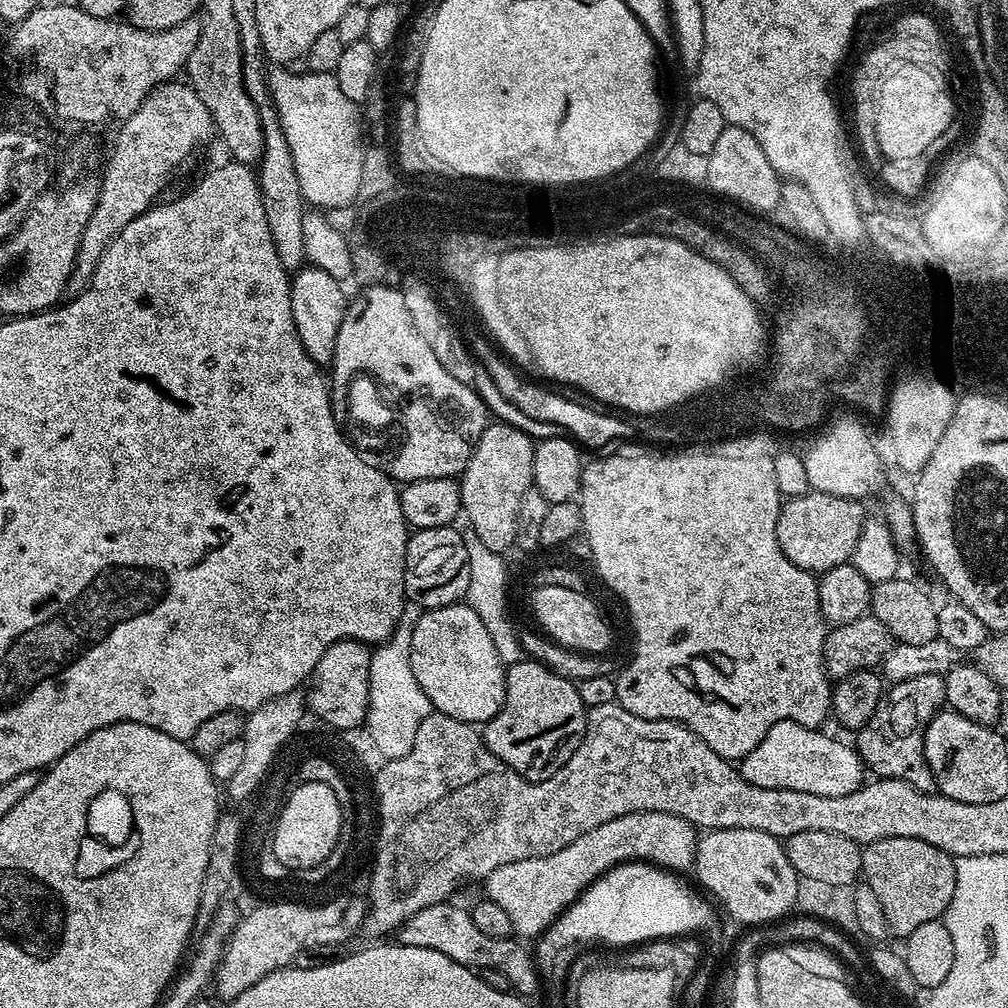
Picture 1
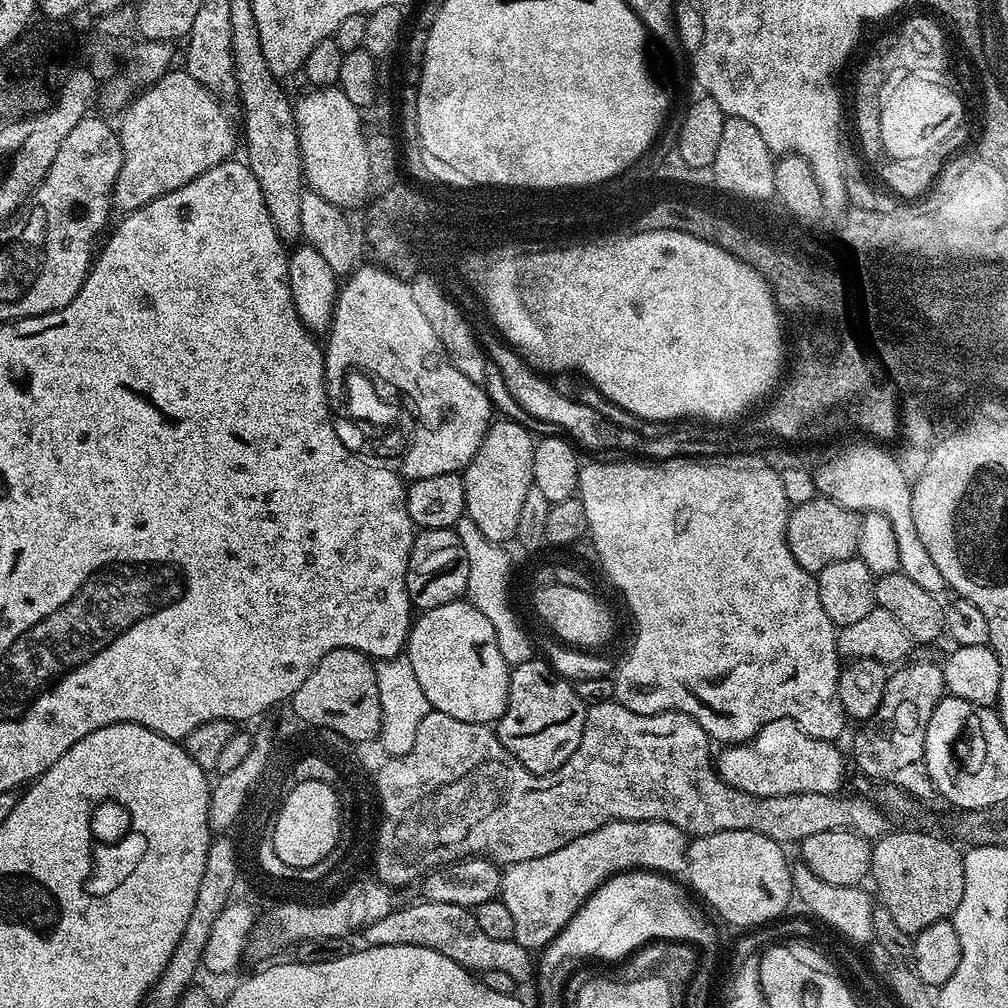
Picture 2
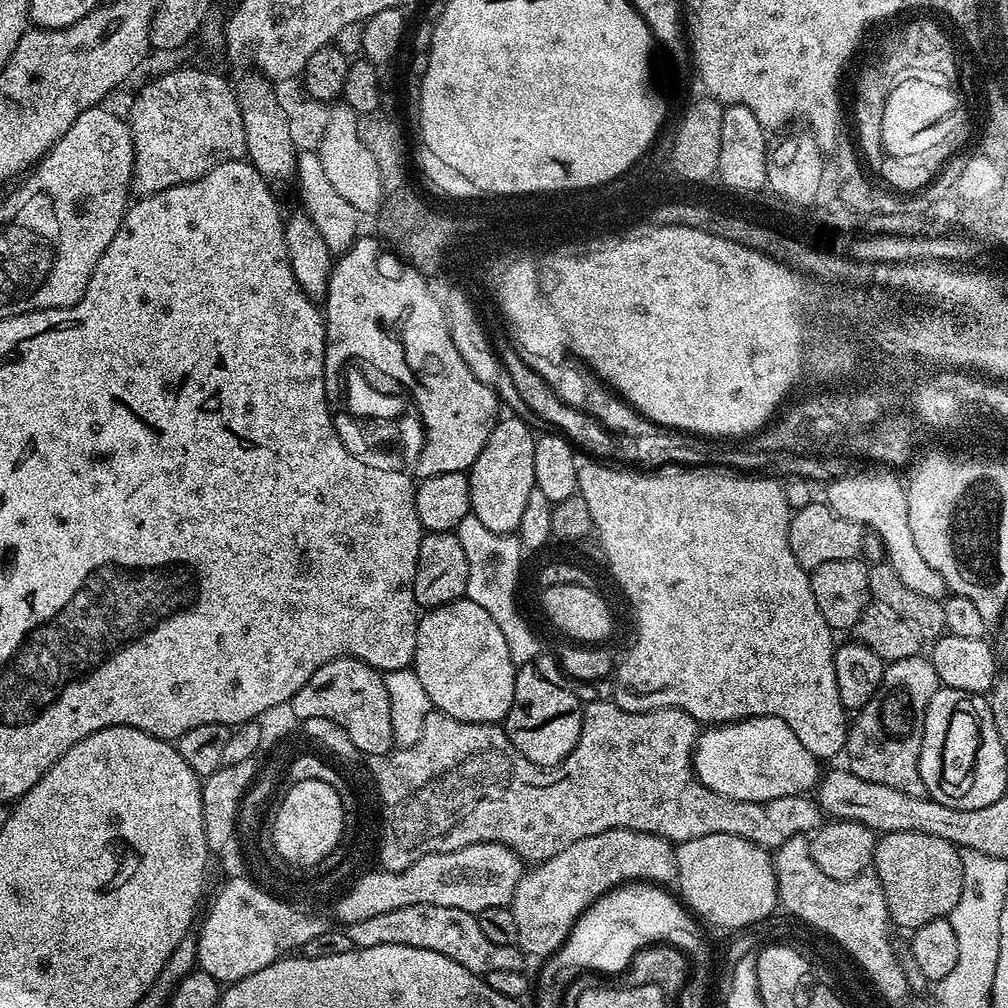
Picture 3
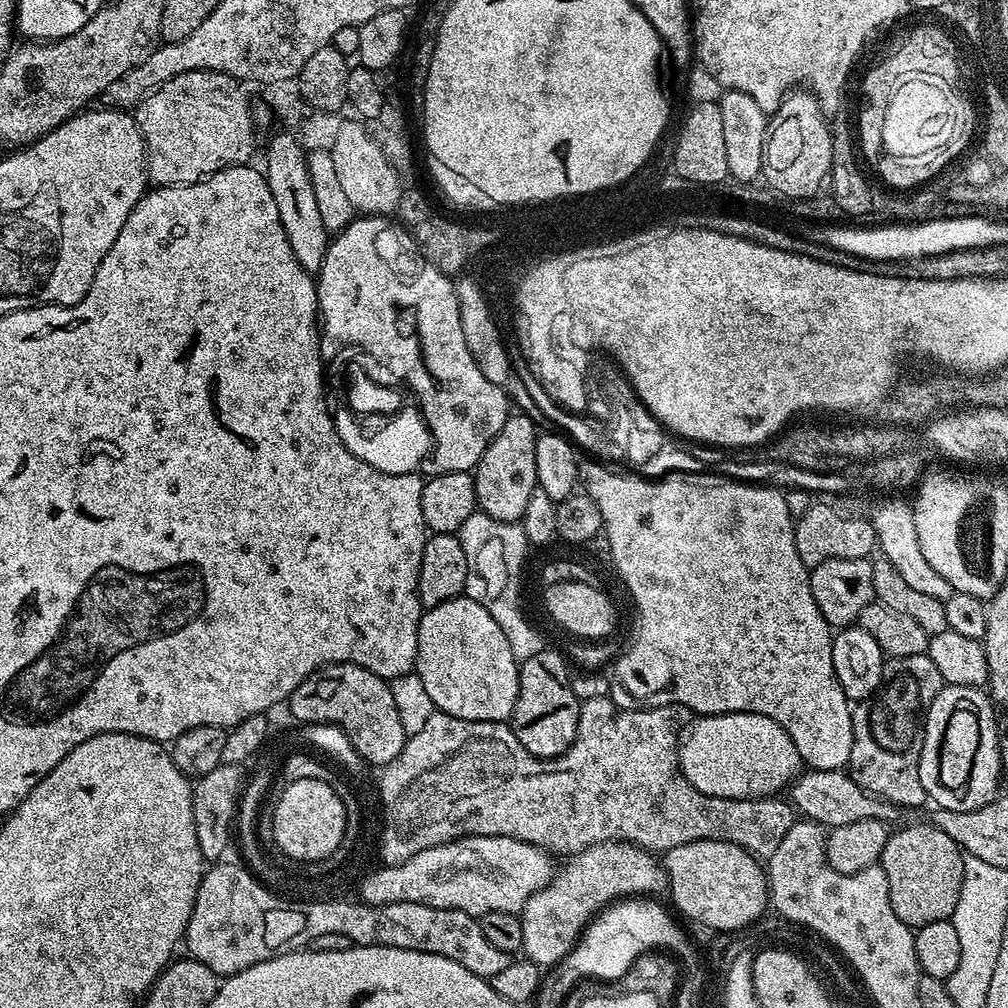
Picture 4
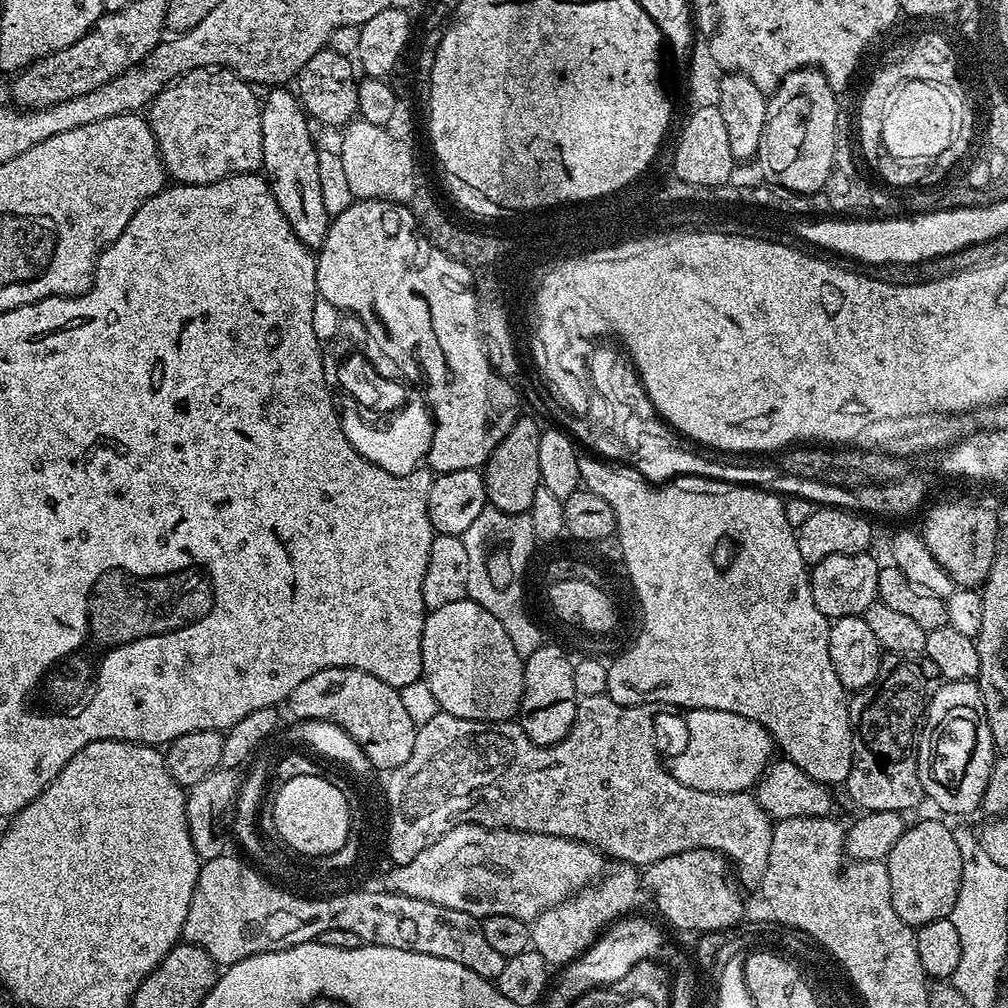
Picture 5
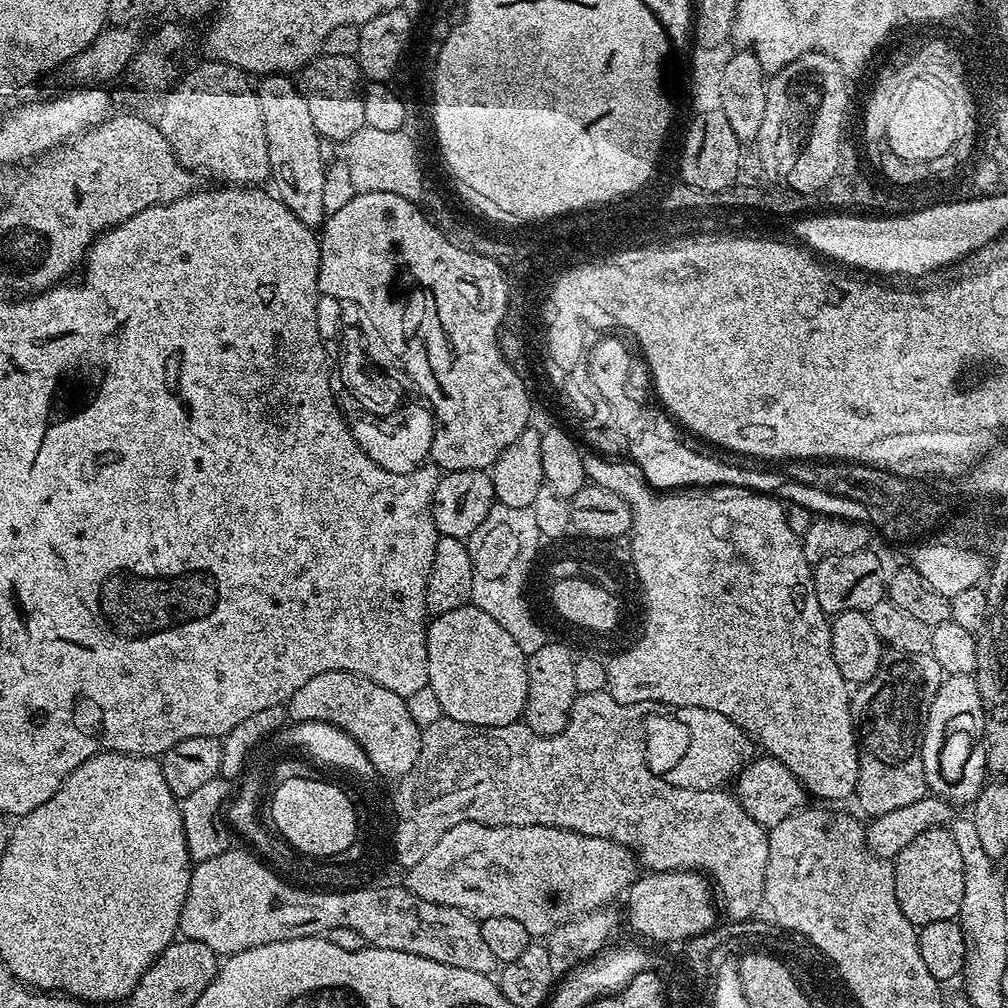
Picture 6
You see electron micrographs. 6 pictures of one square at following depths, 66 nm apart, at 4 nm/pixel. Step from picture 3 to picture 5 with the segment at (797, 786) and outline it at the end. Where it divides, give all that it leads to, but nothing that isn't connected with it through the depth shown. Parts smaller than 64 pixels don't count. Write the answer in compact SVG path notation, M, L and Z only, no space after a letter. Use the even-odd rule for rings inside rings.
M689 708L685 716L688 716L684 720L688 727L688 737L684 740L684 749L673 758L672 764L670 760L672 776L678 778L682 786L690 786L703 792L746 792L755 789L774 756L772 734L758 722L742 718L742 714L730 714L726 710Z

